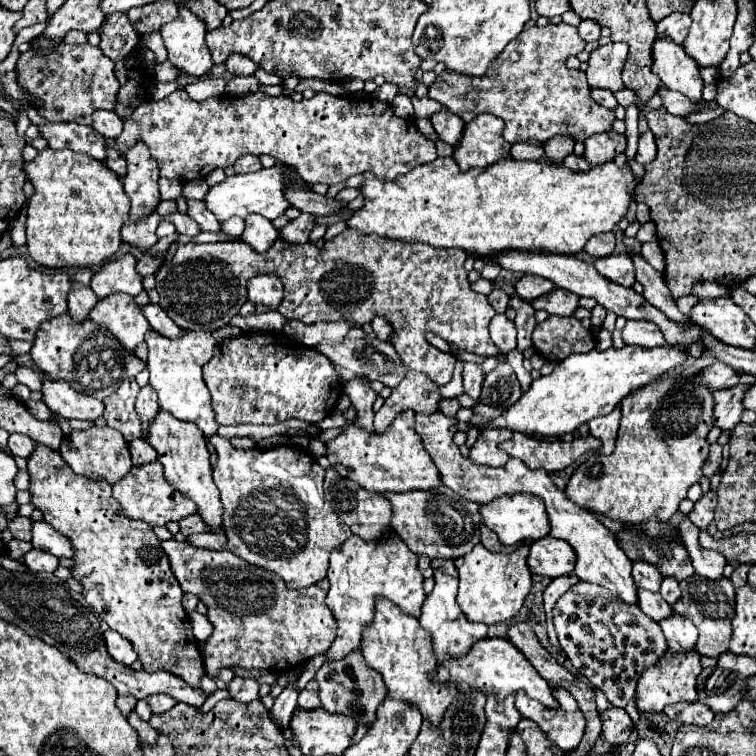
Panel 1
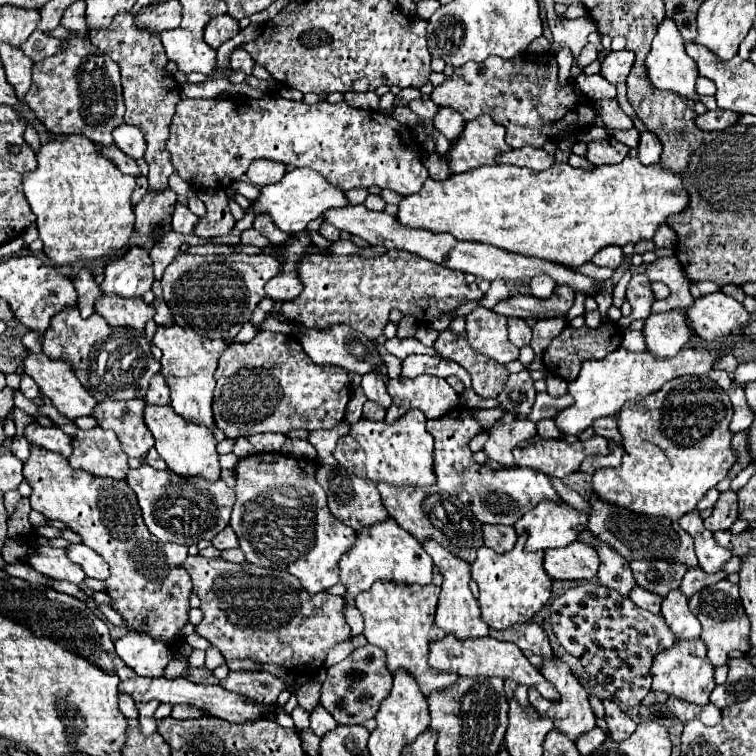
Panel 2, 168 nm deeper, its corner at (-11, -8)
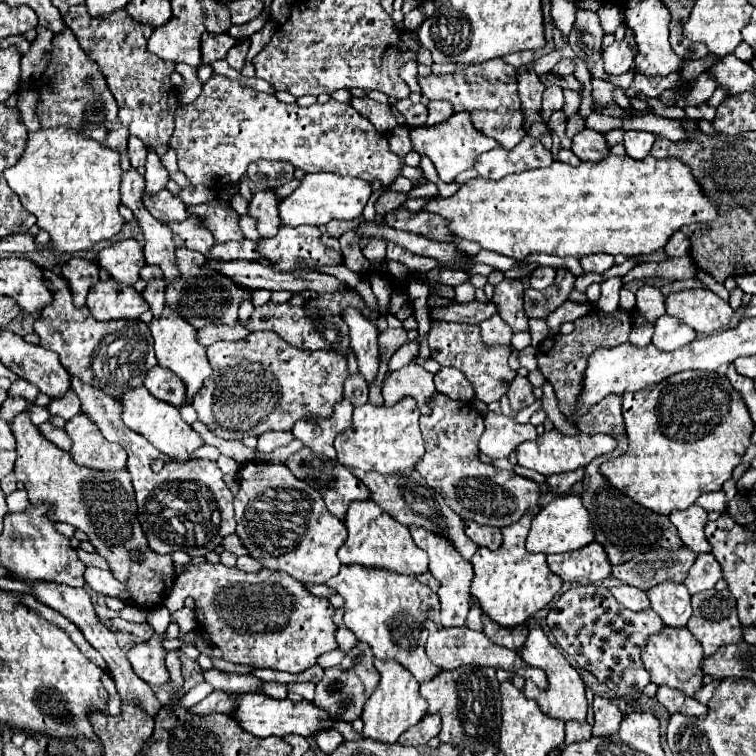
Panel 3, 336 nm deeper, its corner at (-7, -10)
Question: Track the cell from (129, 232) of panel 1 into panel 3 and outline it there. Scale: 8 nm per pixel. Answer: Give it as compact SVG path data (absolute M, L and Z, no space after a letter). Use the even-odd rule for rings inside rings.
M149 150L149 154L147 154L147 164L145 164L145 192L147 192L149 196L153 196L153 194L157 194L159 190L163 190L163 188L167 186L167 182L169 182L167 170L163 168L159 156L157 156L153 150Z

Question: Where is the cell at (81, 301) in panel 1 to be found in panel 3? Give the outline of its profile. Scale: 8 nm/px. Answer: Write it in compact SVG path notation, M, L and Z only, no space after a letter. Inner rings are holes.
M71 258L69 262L63 264L61 274L71 288L73 304L83 308L87 292L91 290L93 284L99 282L99 266L91 260L85 260L85 258Z

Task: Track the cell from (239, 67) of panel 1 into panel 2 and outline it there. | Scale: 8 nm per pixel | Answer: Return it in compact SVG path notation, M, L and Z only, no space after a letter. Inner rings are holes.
M237 48L237 50L231 54L231 68L233 68L233 70L241 70L241 72L245 72L245 74L251 74L253 66L255 66L255 62L251 60L251 56L249 56L247 50Z

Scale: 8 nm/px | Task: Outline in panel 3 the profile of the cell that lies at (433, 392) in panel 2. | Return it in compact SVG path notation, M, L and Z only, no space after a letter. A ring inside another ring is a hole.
M413 362L397 372L391 372L391 376L387 376L383 382L385 406L395 406L409 396L417 402L423 416L431 414L431 402L435 394L437 388L433 384L433 374Z

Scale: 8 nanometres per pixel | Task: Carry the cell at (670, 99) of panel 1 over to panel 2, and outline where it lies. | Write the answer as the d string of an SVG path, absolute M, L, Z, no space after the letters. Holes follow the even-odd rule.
M717 108L713 112L705 112L703 116L697 116L695 122L701 130L725 130L733 126L739 118L741 118L739 112L723 112L721 108Z

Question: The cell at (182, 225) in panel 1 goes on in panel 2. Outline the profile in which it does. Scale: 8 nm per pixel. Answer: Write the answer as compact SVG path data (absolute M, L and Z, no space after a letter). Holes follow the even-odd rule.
M181 202L175 204L175 212L171 214L173 218L173 230L175 232L181 232L181 234L193 234L193 228L195 228L195 222L197 222L197 216Z

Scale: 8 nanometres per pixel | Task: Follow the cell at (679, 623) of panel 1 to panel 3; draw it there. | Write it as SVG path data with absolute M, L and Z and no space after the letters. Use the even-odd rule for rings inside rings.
M663 582L647 592L651 608L669 628L685 628L691 616L691 594L683 584Z

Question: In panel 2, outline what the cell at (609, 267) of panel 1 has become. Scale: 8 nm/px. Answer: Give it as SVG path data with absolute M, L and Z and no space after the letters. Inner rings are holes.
M635 274L631 278L631 282L627 286L627 300L629 300L633 312L631 312L631 316L619 320L619 324L623 328L629 328L629 324L637 318L645 320L647 316L651 316L651 306L655 302L655 296L651 292L651 282L645 274Z

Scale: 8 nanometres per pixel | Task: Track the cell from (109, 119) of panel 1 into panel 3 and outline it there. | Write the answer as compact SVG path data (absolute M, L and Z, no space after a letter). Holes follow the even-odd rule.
M129 136L129 140L127 140L127 152L129 152L129 160L131 160L133 168L139 168L139 166L145 164L147 148L145 148L145 144L139 138Z

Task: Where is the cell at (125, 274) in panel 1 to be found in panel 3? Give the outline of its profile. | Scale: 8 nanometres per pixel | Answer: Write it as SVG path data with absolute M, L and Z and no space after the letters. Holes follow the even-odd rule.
M119 240L99 252L99 266L107 270L115 282L133 286L145 266L143 248L137 240Z

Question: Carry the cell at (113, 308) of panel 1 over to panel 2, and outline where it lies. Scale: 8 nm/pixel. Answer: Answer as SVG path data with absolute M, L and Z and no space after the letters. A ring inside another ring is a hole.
M101 294L95 302L95 312L101 314L111 326L131 326L139 332L145 330L147 320L153 318L155 310L151 304L145 304L143 298L119 298Z

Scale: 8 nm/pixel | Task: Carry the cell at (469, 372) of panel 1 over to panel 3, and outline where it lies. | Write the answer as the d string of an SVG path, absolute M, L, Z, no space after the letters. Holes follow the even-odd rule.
M435 322L429 332L429 348L431 358L441 366L453 366L465 374L471 382L475 396L485 404L499 400L511 386L517 372L507 366L507 350L491 350L479 342L479 326L477 324L459 324L459 322Z

